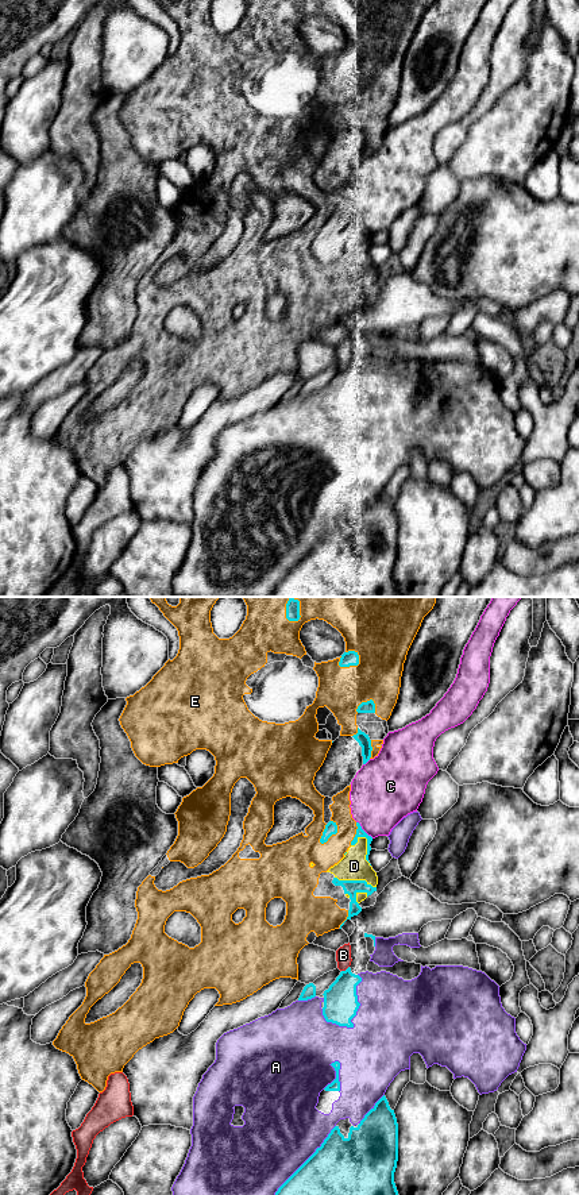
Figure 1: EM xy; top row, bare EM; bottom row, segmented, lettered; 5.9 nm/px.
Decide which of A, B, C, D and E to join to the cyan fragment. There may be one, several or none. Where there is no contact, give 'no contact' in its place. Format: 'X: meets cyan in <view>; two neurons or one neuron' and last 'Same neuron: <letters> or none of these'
A: meets cyan in xy; two neurons
B: meets cyan in xy; two neurons
C: meets cyan in xy; two neurons
D: meets cyan in xy; two neurons
E: meets cyan in xy; two neurons
Same neuron: none of these

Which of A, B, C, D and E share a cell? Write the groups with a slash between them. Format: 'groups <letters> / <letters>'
groups A / B / C / D E

